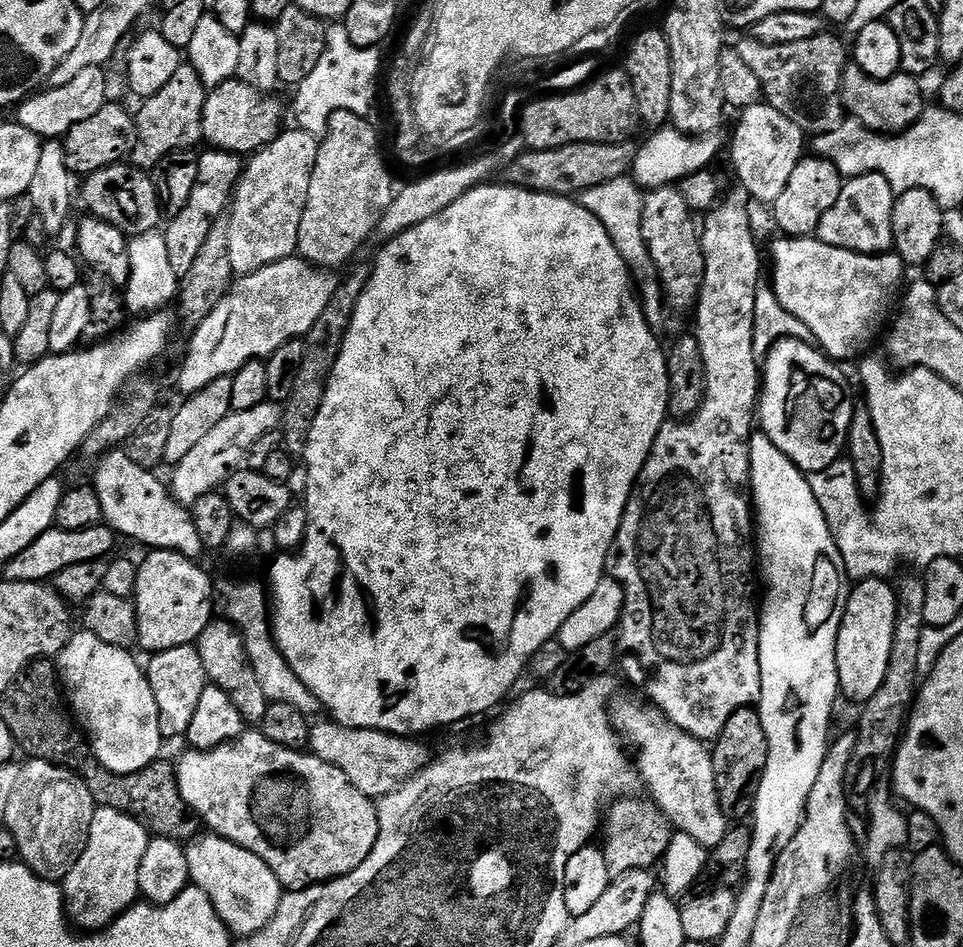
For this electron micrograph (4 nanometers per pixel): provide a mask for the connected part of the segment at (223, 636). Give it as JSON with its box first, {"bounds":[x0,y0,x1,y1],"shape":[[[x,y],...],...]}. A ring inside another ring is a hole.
{"bounds":[194,618,270,721],"shape":[[[213,618],[206,630],[202,630],[194,647],[202,654],[202,666],[206,666],[209,681],[215,687],[226,690],[226,694],[230,694],[234,706],[238,706],[238,714],[242,714],[244,721],[263,721],[270,701],[266,698],[266,690],[262,690],[262,682],[258,682],[258,674],[254,672],[254,666],[246,654],[244,639],[236,625],[227,618]]]}

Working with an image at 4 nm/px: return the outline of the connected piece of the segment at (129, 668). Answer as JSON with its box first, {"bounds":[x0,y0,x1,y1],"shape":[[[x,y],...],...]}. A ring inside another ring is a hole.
{"bounds":[54,630,166,776],"shape":[[[76,630],[54,660],[77,725],[88,737],[98,762],[117,776],[128,776],[157,763],[160,747],[166,744],[147,671],[132,655],[129,649],[107,644],[92,632]]]}

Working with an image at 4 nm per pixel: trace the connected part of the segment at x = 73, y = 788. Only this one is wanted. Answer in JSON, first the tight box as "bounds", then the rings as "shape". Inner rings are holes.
{"bounds":[3,758,98,882],"shape":[[[35,758],[29,759],[27,763],[28,765],[25,763],[21,767],[18,774],[18,786],[14,786],[14,795],[10,797],[10,807],[6,810],[3,823],[14,834],[16,851],[25,866],[41,880],[60,882],[72,869],[74,862],[80,857],[80,851],[88,842],[98,801],[93,796],[92,789],[88,787],[88,781],[77,776],[71,768],[62,768],[50,760]]]}

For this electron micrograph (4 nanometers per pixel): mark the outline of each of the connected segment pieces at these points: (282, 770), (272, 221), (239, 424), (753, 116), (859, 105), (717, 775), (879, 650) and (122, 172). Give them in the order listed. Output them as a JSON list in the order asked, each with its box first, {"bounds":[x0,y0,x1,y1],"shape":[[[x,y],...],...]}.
[{"bounds":[175,730,380,890],"shape":[[[256,730],[256,732],[245,731],[240,739],[232,741],[231,744],[220,744],[217,748],[211,750],[188,750],[188,753],[181,758],[180,764],[175,765],[175,769],[180,793],[189,809],[195,815],[197,812],[212,827],[209,829],[215,835],[222,836],[225,840],[234,842],[238,846],[258,854],[274,870],[274,874],[280,879],[281,885],[288,890],[310,888],[313,884],[335,880],[344,876],[347,872],[354,871],[368,857],[380,833],[380,814],[373,797],[362,794],[362,790],[358,790],[358,786],[354,786],[354,782],[350,782],[350,778],[346,778],[346,774],[342,774],[342,770],[338,770],[338,766],[330,766],[330,762],[312,755],[311,751],[284,748],[281,744],[276,744],[270,738],[266,738],[263,731],[260,730]]]},{"bounds":[227,131,318,277],"shape":[[[281,131],[273,144],[255,153],[236,185],[227,221],[230,266],[237,277],[248,276],[282,258],[297,255],[298,226],[302,226],[302,210],[310,194],[318,140],[306,131],[295,131]]]},{"bounds":[170,402,284,506],"shape":[[[265,402],[254,406],[254,410],[242,410],[241,412],[229,412],[186,458],[182,458],[175,465],[176,472],[170,479],[170,491],[181,504],[190,506],[202,498],[202,494],[210,494],[217,491],[224,481],[232,475],[233,471],[241,467],[240,464],[248,456],[248,451],[259,442],[263,436],[268,436],[272,431],[279,429],[284,422],[284,410],[279,403]]]},{"bounds":[730,102,806,206],"shape":[[[767,102],[750,106],[741,111],[738,118],[740,118],[740,125],[737,126],[732,140],[730,136],[730,148],[732,144],[732,168],[736,171],[737,178],[740,179],[737,180],[739,187],[747,190],[753,201],[761,200],[768,206],[775,205],[776,199],[786,190],[786,184],[790,182],[790,174],[794,174],[794,166],[798,166],[798,162],[805,155],[806,133],[794,122],[790,122],[786,114],[774,110]]]},{"bounds":[844,66,926,134],"shape":[[[852,66],[844,78],[844,107],[855,123],[863,124],[877,134],[903,134],[919,122],[926,111],[921,81],[907,74],[897,74],[888,80],[871,80],[865,72]]]},{"bounds":[710,706,768,817],"shape":[[[752,706],[737,709],[726,722],[722,734],[711,745],[710,751],[714,762],[714,782],[718,786],[721,806],[729,817],[747,817],[751,813],[752,801],[766,770],[768,757],[768,739],[766,730],[762,728],[759,711]]]},{"bounds":[836,578,896,702],"shape":[[[884,578],[861,580],[849,591],[848,605],[838,630],[836,665],[841,693],[863,702],[882,686],[886,666],[890,666],[890,646],[894,646],[896,621],[896,590]]]},{"bounds":[83,163,162,238],"shape":[[[123,163],[98,170],[83,181],[84,204],[92,211],[89,213],[95,219],[106,221],[110,226],[122,230],[129,238],[157,231],[162,224],[160,194],[154,180],[148,176],[151,175],[147,171]]]}]

